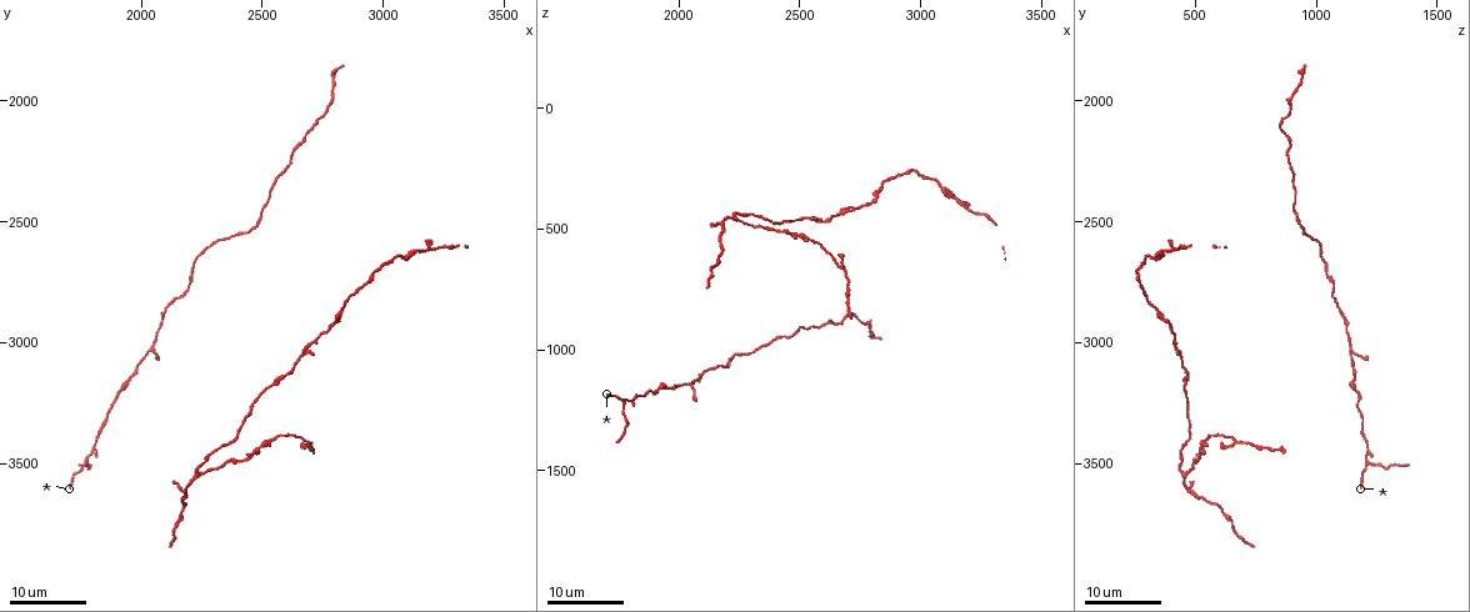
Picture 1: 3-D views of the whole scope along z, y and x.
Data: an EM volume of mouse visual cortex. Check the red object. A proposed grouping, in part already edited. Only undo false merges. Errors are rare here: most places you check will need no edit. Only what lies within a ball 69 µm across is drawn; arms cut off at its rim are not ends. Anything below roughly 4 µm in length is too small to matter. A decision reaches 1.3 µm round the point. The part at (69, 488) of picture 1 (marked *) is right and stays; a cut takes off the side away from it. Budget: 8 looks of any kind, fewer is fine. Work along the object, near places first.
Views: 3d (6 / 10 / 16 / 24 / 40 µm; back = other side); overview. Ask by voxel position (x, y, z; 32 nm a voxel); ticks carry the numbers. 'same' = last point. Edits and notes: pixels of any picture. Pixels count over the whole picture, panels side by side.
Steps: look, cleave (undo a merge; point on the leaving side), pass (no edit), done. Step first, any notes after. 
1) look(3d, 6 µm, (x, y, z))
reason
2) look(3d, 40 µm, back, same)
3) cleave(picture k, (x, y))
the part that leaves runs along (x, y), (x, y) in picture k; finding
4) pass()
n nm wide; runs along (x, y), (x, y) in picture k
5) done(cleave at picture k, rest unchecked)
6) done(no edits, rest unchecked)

look(3d, 24 µm, (1950, 3150, 1160))
thick turns thin

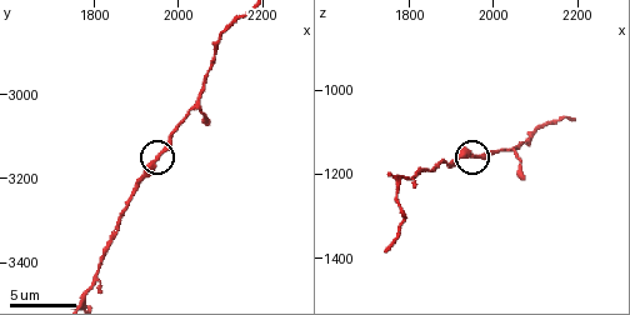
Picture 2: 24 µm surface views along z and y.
look(3d, 10 µm, same)
zoom in

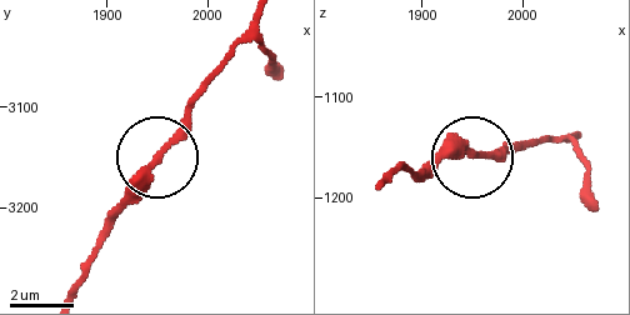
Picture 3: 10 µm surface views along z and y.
pass()
290 nm wide; all the same neuron

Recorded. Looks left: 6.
look(3d, 24 µm, (2230, 3530, 450))
three arms meet

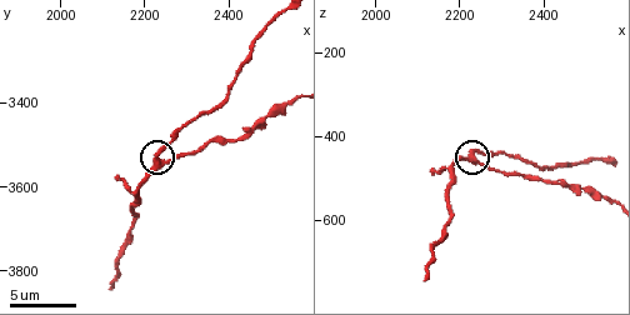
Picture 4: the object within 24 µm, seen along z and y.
look(3d, 6 µm, (2230, 3540, 450))
zoom in

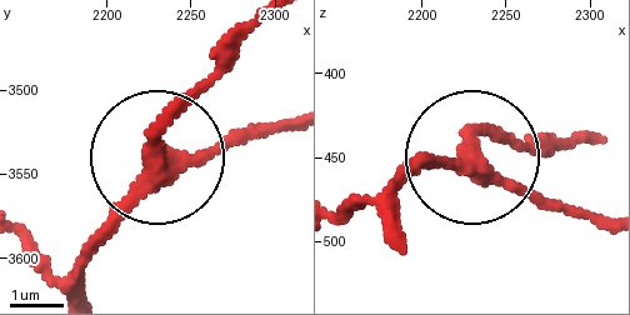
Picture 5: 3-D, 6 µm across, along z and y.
pass()
3 arms; continuous, no second neuron

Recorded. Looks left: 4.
look(3d, 10 µm, (2550, 3395, 550))
sudden change in width

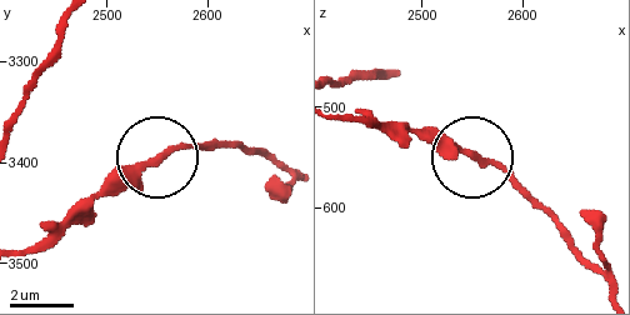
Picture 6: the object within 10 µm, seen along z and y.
look(3d, 10 µm, back, (2546, 3402, 546))
other side

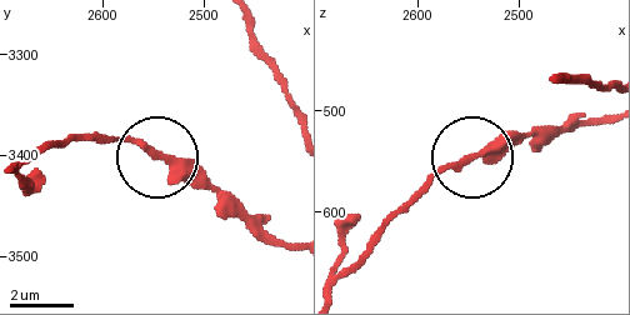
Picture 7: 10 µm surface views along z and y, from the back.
pass()
330 nm wide; runs along (603, 115), (490, 143), (441, 169), (413, 199) in picture 7; one neuron here

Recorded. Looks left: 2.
look(3d, 24 µm, (2550, 2350, 900))
sudden change in width

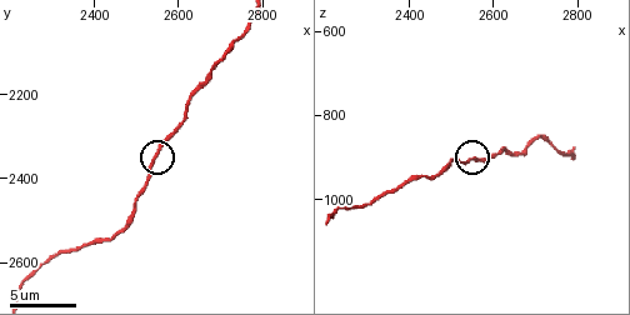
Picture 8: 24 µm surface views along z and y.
look(3d, 6 µm, (2545, 2345, 910))

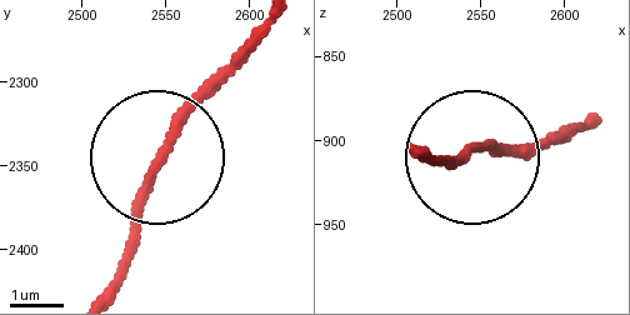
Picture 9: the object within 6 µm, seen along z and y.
pass()
continuous, no second neuron

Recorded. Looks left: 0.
done(no edits, rest unchecked)

